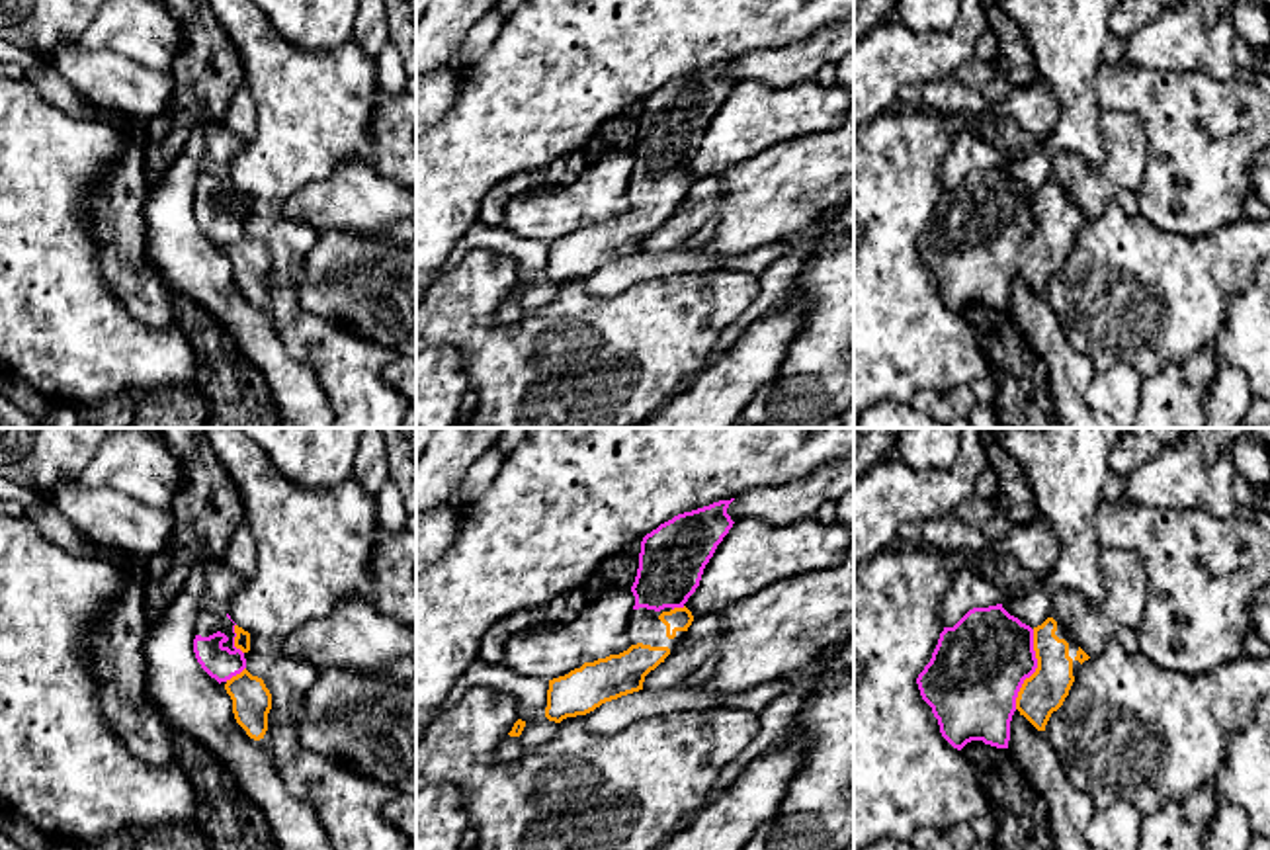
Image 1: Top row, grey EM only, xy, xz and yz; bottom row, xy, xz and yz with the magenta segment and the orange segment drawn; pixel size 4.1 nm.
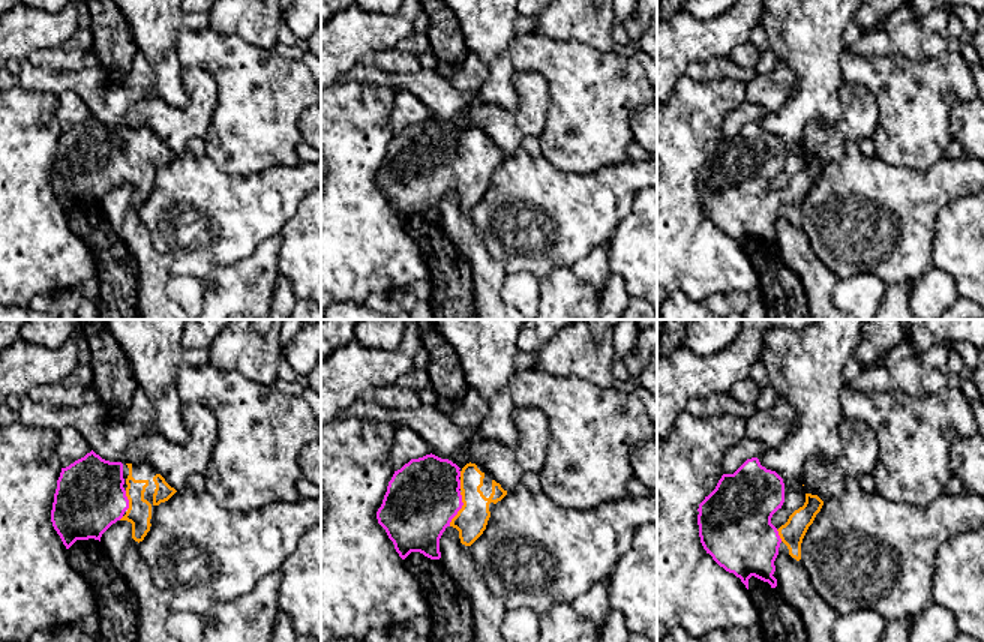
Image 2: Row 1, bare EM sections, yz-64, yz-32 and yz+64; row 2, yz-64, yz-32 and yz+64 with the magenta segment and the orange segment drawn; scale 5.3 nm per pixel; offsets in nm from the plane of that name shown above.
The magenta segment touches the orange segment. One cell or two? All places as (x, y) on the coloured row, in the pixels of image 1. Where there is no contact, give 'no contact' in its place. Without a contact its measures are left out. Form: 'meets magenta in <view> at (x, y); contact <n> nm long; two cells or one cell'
meets magenta in yz at (1036, 667); contact 340 nm long; one cell

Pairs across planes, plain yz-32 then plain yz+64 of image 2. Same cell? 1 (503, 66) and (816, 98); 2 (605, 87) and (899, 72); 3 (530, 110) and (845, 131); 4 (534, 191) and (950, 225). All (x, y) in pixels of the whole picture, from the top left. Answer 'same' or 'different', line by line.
1: same
2: same
3: same
4: different

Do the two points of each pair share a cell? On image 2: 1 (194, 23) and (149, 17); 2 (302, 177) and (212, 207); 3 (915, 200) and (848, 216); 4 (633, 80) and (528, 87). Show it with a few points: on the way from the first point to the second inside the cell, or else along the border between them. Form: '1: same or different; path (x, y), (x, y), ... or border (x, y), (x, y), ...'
1: different; border (183, 15), (180, 29)
2: same; path (279, 189), (255, 207), (234, 207)
3: same; path (899, 206), (885, 216), (864, 216)
4: different; border (516, 72), (537, 72), (546, 83), (546, 120)

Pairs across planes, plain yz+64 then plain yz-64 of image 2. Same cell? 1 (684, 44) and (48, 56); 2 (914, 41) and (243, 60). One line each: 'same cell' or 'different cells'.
1: different cells
2: different cells

